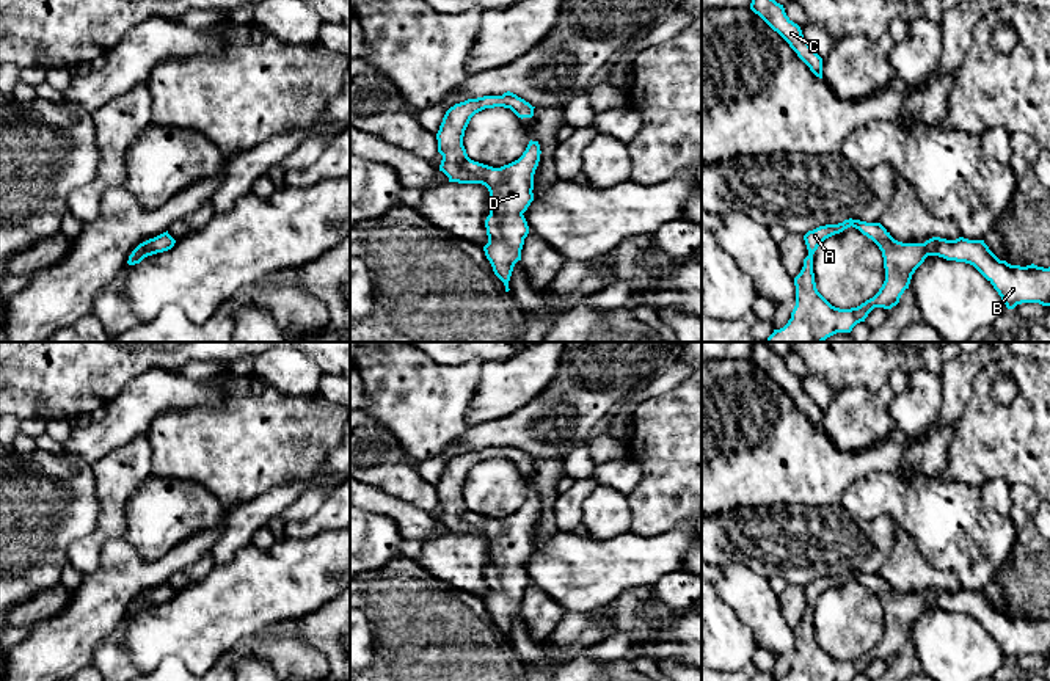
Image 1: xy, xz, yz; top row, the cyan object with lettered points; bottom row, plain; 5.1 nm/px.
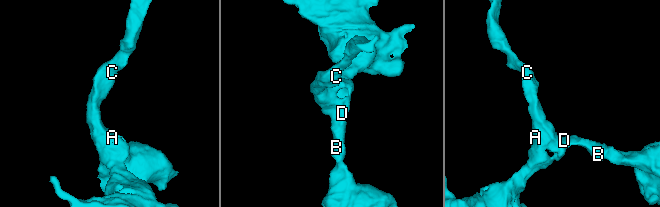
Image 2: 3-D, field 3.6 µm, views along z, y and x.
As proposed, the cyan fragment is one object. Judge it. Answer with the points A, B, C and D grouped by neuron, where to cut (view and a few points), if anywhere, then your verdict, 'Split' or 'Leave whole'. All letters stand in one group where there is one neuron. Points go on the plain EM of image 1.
Groups: A B C D. No split. Leave whole

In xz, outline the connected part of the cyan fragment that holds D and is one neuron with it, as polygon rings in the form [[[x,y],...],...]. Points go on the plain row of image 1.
[[[510,442],[502,447],[468,450],[446,463],[436,491],[438,504],[443,507],[439,523],[449,534],[482,535],[490,543],[491,559],[485,571],[488,595],[483,603],[509,643],[513,618],[521,612],[524,590],[529,585],[523,565],[534,552],[534,526],[541,502],[538,493],[530,491],[518,512],[501,519],[471,512],[463,497],[465,482],[476,464],[494,458],[510,460],[521,471],[532,469],[535,460]]]

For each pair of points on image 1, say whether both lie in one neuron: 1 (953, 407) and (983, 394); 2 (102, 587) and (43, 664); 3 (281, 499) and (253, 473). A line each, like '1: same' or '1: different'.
1: different
2: same
3: different

